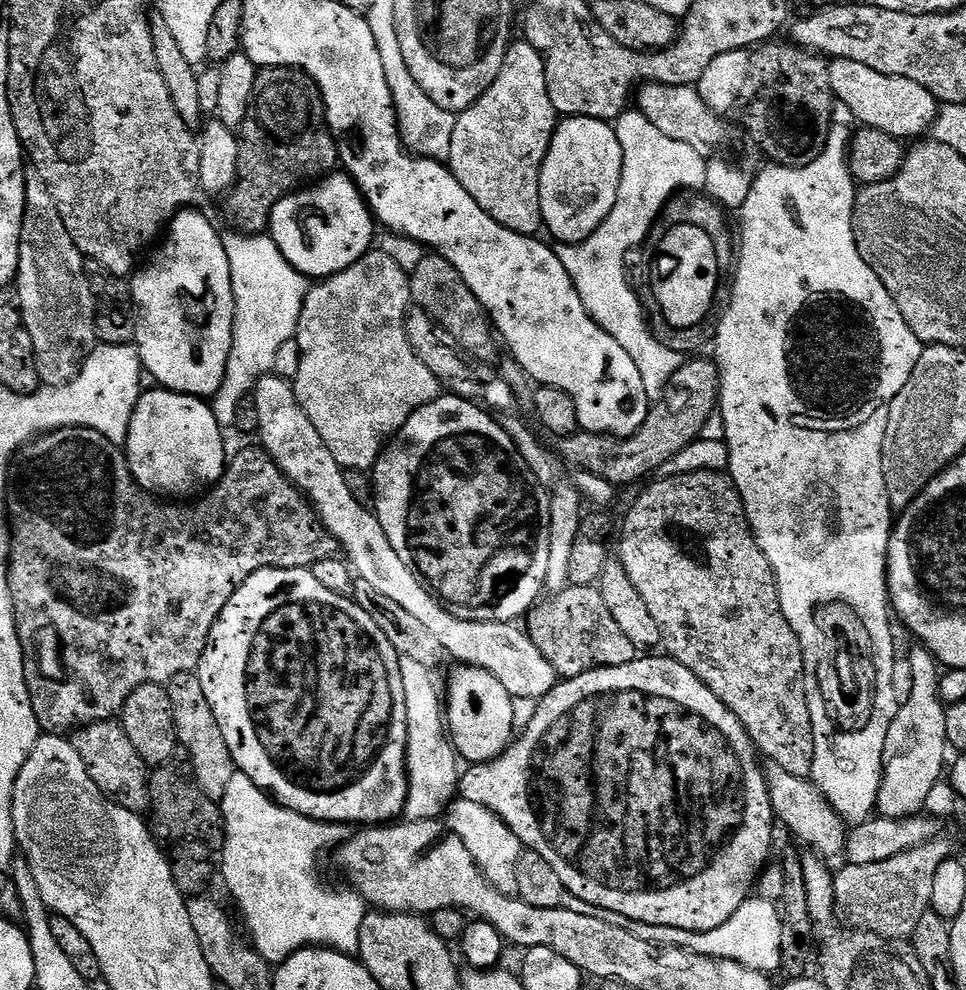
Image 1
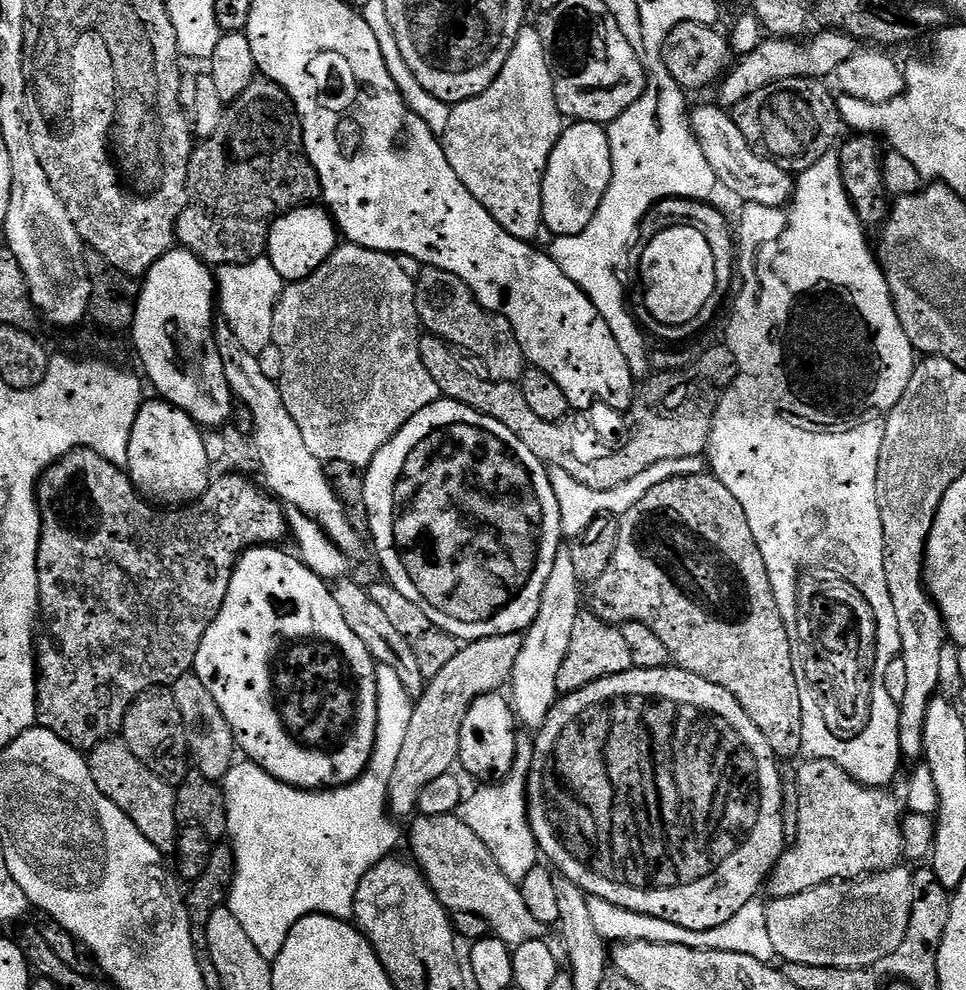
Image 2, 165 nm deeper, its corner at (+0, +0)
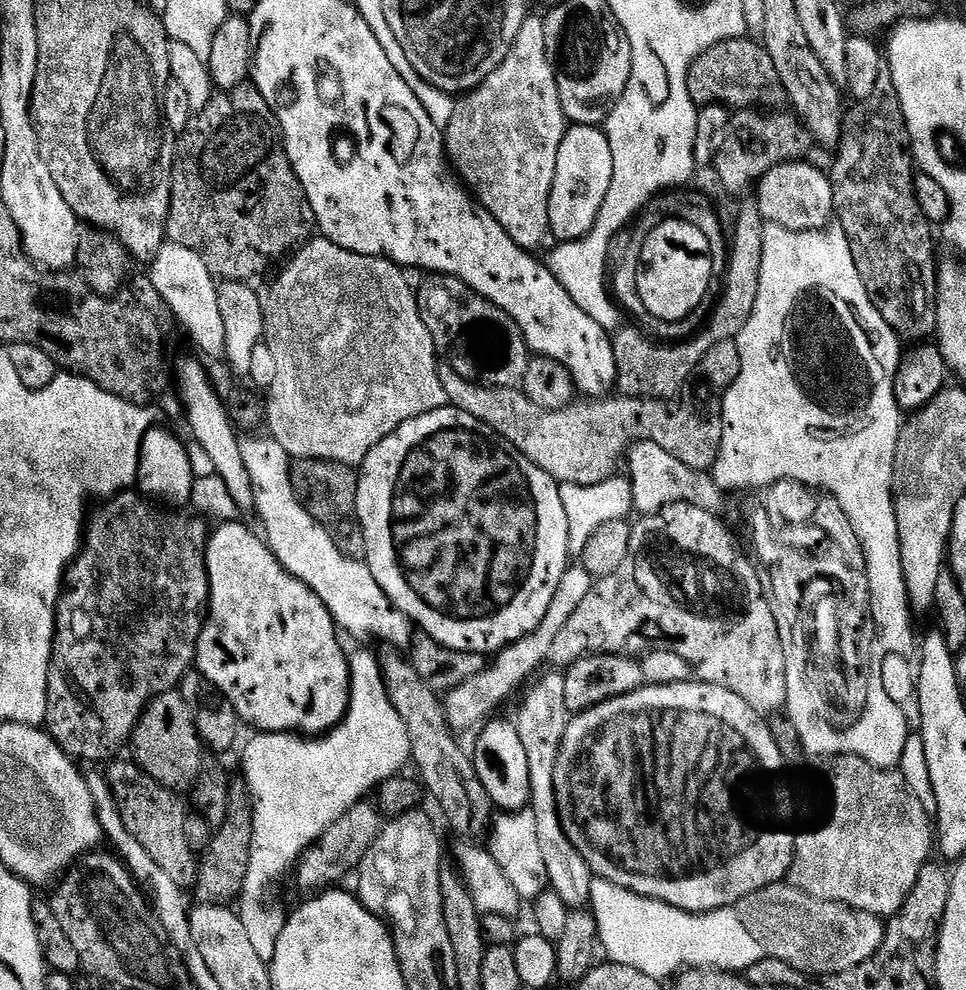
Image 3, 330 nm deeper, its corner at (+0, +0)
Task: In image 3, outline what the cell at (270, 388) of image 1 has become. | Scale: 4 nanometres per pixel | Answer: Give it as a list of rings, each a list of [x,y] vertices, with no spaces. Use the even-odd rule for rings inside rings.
[[[168,242],[156,255],[156,259],[151,261],[150,268],[154,290],[158,290],[158,294],[166,302],[175,323],[179,327],[181,324],[188,331],[197,350],[208,356],[223,357],[226,350],[226,322],[222,322],[222,309],[218,307],[218,281],[206,262],[202,262],[202,258],[194,250]]]

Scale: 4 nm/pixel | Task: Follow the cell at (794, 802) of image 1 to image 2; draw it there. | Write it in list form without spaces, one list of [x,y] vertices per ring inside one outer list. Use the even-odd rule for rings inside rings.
[[[805,759],[796,769],[800,787],[798,806],[798,838],[780,855],[766,881],[766,892],[772,898],[790,898],[811,888],[842,880],[859,880],[873,872],[895,868],[905,859],[904,826],[900,804],[883,788],[868,788],[859,784],[842,766],[829,760]]]

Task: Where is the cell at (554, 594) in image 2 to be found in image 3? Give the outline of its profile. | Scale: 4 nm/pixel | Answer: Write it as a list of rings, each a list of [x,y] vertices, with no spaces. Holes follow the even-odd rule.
[[[548,671],[523,693],[524,701],[520,704],[520,713],[514,716],[514,723],[518,730],[518,738],[522,738],[522,746],[526,749],[526,763],[530,765],[528,802],[538,829],[542,862],[546,862],[548,888],[556,892],[562,902],[566,902],[569,910],[584,910],[589,907],[592,898],[594,877],[586,858],[582,858],[582,854],[574,850],[574,842],[570,842],[570,838],[566,838],[566,830],[562,830],[554,794],[554,766],[558,766],[558,750],[562,746],[562,738],[566,734],[566,726],[570,719],[566,710],[566,686],[559,671]]]

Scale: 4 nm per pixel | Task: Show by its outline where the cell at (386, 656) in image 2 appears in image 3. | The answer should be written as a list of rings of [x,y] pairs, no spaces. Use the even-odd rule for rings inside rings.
[[[381,647],[378,659],[390,702],[394,710],[398,710],[410,738],[411,763],[416,763],[420,771],[418,779],[427,795],[436,799],[441,814],[460,838],[476,842],[481,839],[479,836],[487,837],[494,819],[494,805],[486,794],[486,786],[482,786],[482,778],[478,778],[471,755],[452,735],[452,728],[444,713],[443,699],[430,686],[426,686],[422,674],[414,670],[411,659],[401,649]]]

